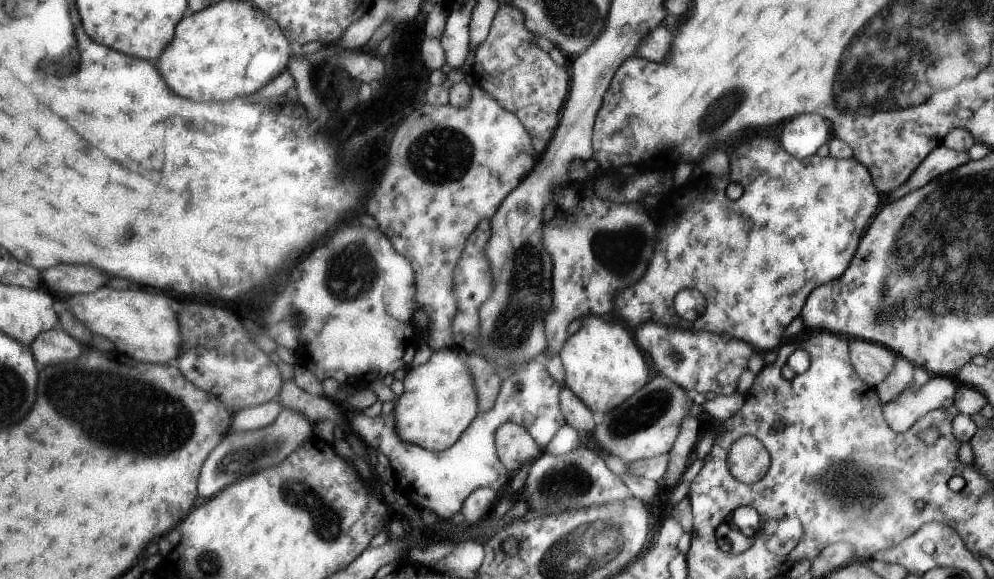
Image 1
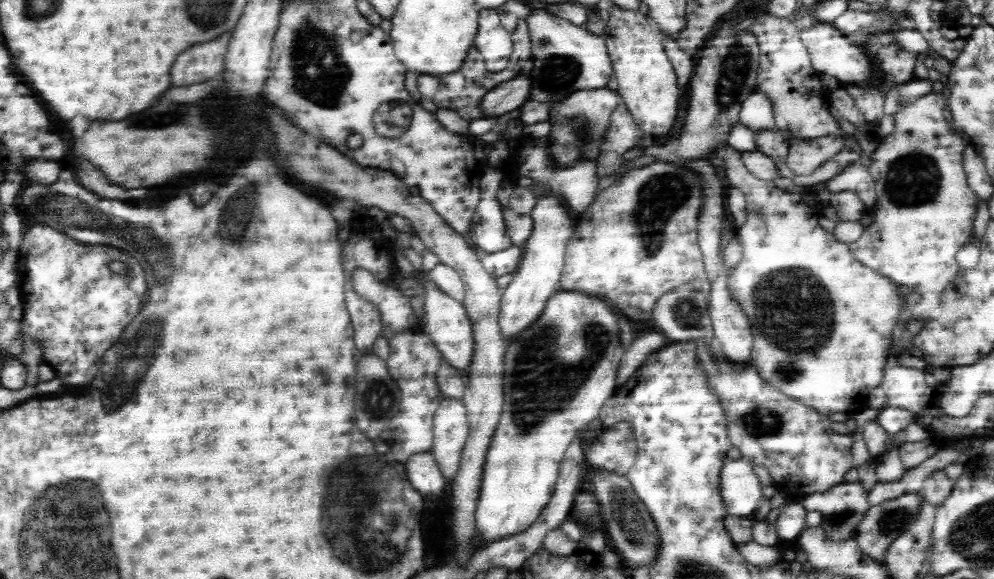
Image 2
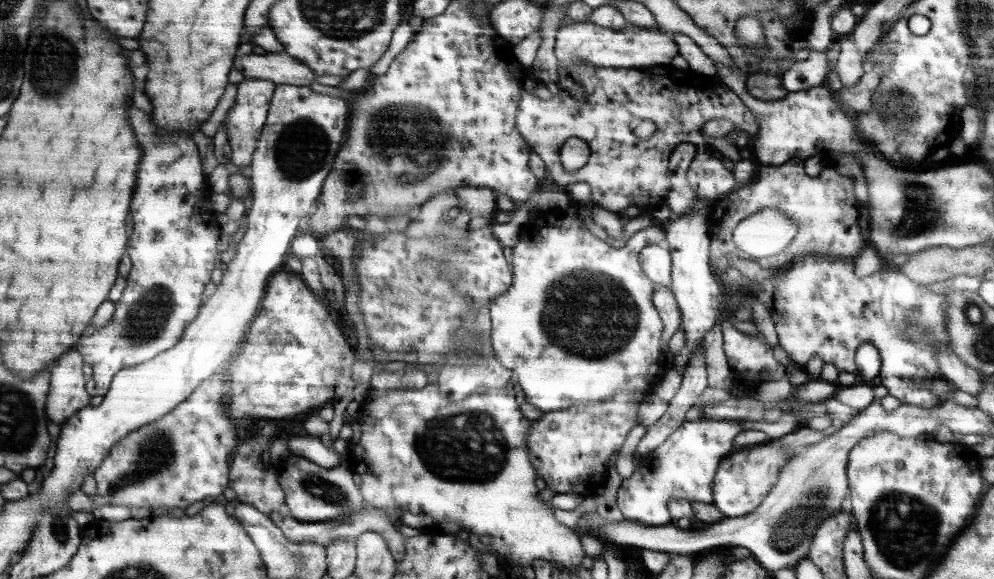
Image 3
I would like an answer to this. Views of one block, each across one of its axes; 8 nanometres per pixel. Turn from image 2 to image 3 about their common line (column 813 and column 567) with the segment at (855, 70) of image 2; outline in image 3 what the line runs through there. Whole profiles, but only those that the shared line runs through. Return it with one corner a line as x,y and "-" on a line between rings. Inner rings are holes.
568,22
557,29
553,52
558,65
568,68
574,60
587,61
597,68
627,68
644,70
654,65
670,64
671,58
677,54
677,45
671,39
671,34
657,31
657,29
644,29
626,23
623,29
605,28
593,23

